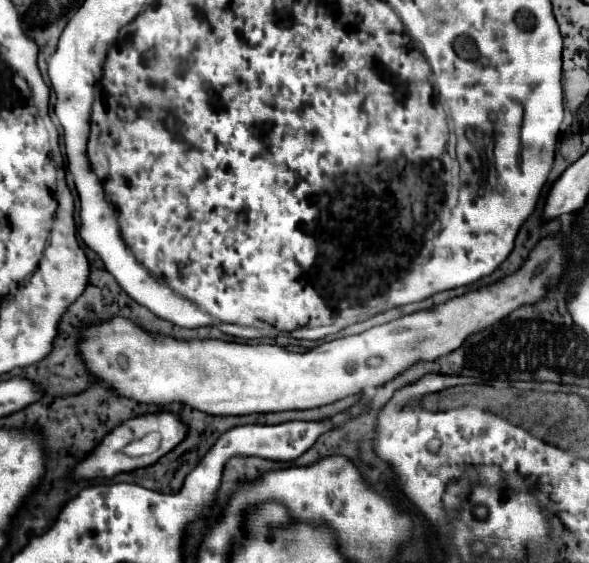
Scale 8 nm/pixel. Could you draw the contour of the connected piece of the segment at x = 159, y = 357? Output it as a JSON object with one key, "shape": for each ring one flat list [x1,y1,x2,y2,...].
{"shape":[[551,237,543,239,521,265,519,271,507,275,487,287,477,291,469,291,461,297,449,299,443,305,437,305,427,311,417,311,395,321,389,321,379,327,371,327,359,335,339,337,327,341,319,347,303,349,295,345,279,347,279,345,245,345,245,343,229,343,217,339,205,341,177,341,171,337,159,337,143,331,129,319,111,319,97,327,89,327,83,333,83,359,87,369,105,381,109,387,119,391,123,397,133,397,143,403,167,405,173,401,187,403,199,411,207,411,211,415,249,415,249,413,271,413,271,411,289,411,289,409,311,409,333,403,347,395,355,395,365,387,383,385,393,379,399,371,407,369,415,361,435,361,441,355,455,351,471,333,491,327,493,323,505,319,511,311,521,305,529,305,539,301,547,293,549,283,557,283,567,257,561,249,561,239]]}

